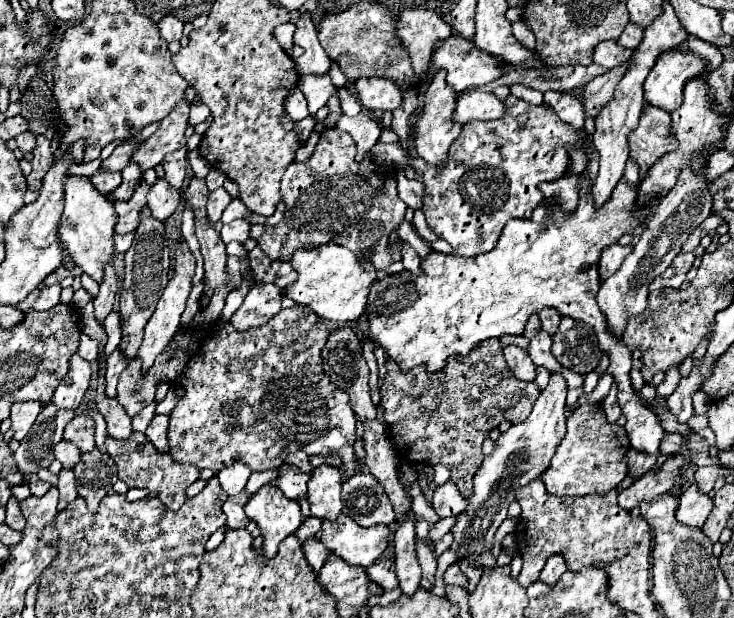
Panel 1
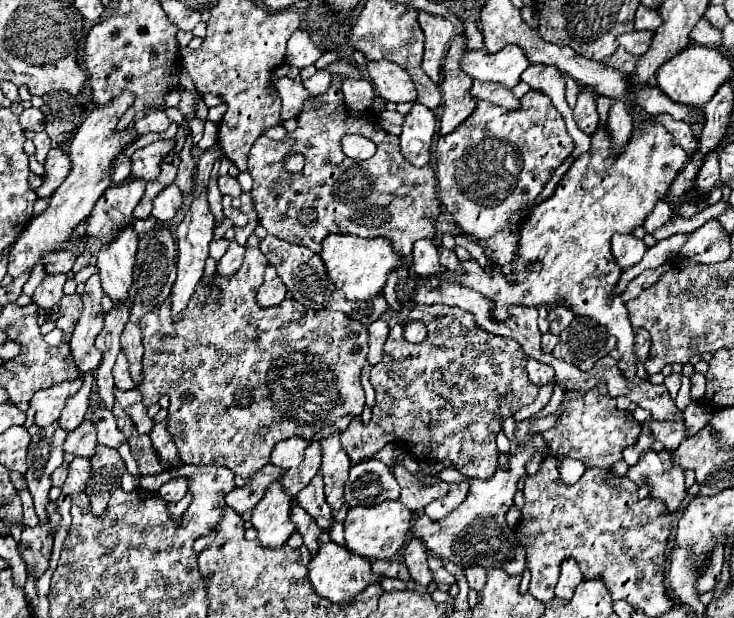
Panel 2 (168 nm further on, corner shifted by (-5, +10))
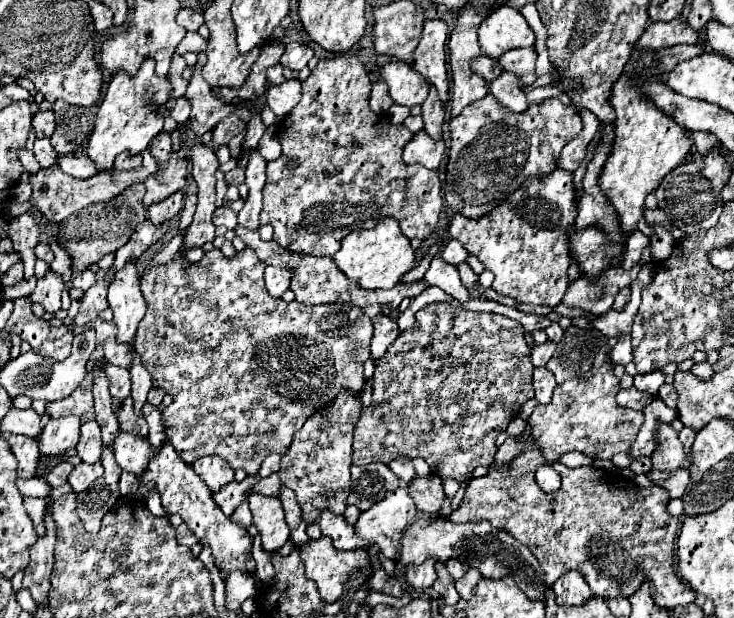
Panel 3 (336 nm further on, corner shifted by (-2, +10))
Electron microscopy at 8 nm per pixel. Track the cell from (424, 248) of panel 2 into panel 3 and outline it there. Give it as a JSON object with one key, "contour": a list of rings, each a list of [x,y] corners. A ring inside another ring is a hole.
{"contour":[[[441,256],[433,258],[433,262],[431,262],[429,270],[425,272],[423,280],[427,280],[427,284],[431,284],[431,286],[439,286],[443,292],[447,292],[449,296],[453,296],[461,304],[465,304],[465,302],[471,300],[469,290],[463,286],[463,282],[459,278],[457,266],[447,264]]]}

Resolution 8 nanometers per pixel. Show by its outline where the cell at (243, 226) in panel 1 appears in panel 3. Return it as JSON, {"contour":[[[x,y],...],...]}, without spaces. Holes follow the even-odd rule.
{"contour":[[[227,206],[217,208],[215,214],[213,214],[213,224],[215,226],[225,226],[225,228],[231,230],[231,228],[237,226],[237,214],[231,208],[227,208]]]}

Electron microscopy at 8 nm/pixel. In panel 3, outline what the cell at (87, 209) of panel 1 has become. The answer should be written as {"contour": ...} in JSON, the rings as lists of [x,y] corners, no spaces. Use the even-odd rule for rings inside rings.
{"contour":[[[127,262],[127,266],[119,272],[115,268],[107,274],[109,284],[109,306],[113,310],[113,322],[117,324],[117,342],[131,344],[135,340],[135,330],[139,326],[139,320],[143,318],[147,304],[139,290],[139,276],[133,262]]]}

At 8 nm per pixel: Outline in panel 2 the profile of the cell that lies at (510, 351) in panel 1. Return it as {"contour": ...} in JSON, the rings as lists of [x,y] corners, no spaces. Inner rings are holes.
{"contour":[[[526,358],[526,370],[528,370],[528,378],[532,384],[542,386],[548,380],[554,380],[554,370],[548,364],[540,364],[534,358]]]}

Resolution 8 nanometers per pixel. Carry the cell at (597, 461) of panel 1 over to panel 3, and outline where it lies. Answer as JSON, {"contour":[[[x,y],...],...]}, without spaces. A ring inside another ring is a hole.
{"contour":[[[603,346],[599,354],[595,356],[593,368],[583,374],[575,376],[563,384],[559,384],[553,392],[553,400],[549,404],[539,404],[531,418],[531,438],[537,442],[539,450],[543,452],[543,464],[537,468],[537,484],[545,492],[559,490],[561,478],[555,478],[553,462],[557,462],[567,452],[583,452],[591,458],[609,460],[617,452],[629,450],[633,444],[641,424],[643,424],[643,412],[621,408],[615,402],[615,396],[619,392],[619,378],[613,376],[613,364],[609,362],[609,350],[611,346]]]}

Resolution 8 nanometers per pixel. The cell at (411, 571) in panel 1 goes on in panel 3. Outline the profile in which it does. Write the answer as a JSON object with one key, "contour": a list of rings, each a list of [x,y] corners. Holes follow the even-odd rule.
{"contour":[[[429,558],[421,566],[407,566],[405,578],[407,578],[407,584],[413,586],[415,590],[431,588],[433,582],[435,582],[435,578],[437,578],[437,574],[435,574],[435,560]]]}

